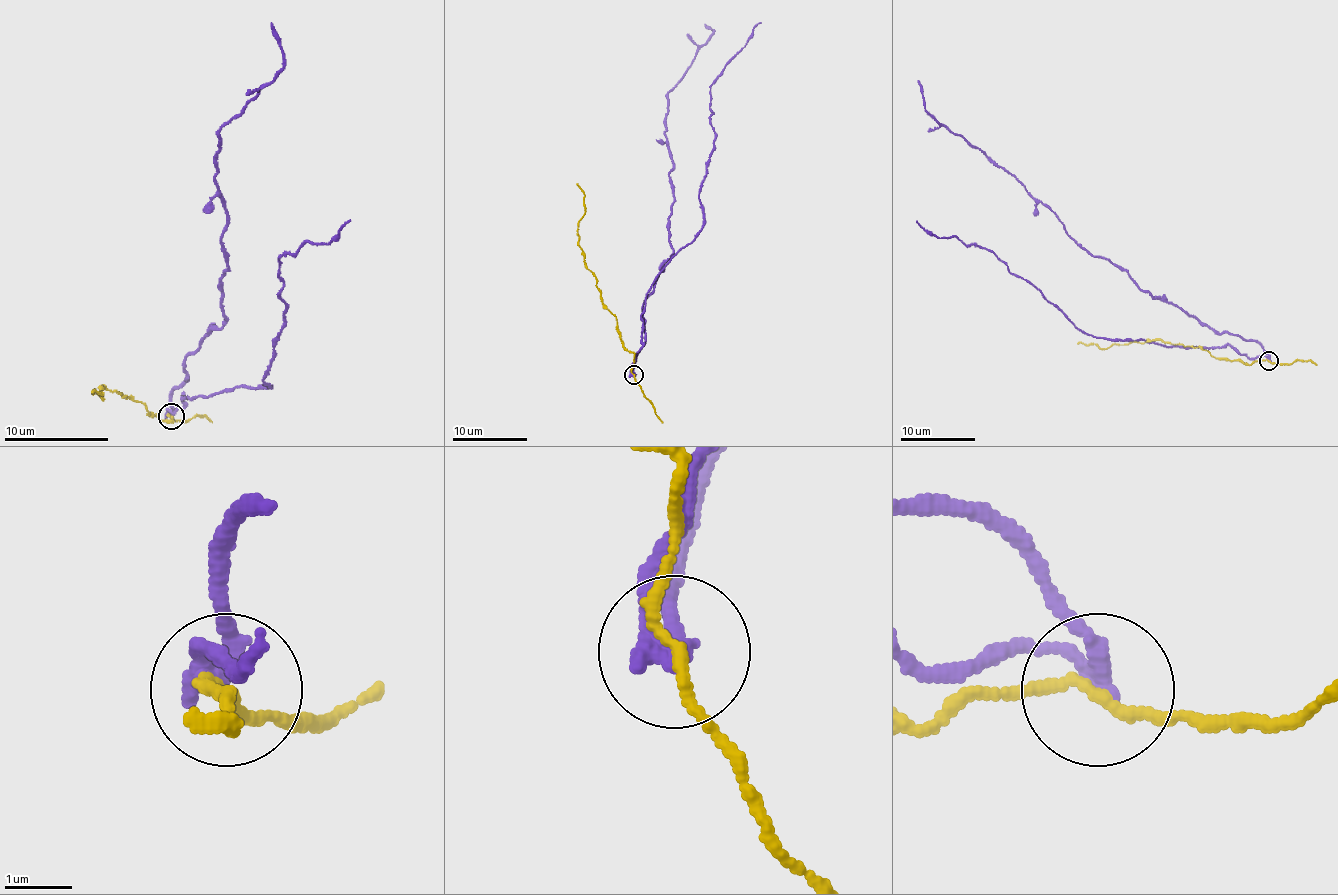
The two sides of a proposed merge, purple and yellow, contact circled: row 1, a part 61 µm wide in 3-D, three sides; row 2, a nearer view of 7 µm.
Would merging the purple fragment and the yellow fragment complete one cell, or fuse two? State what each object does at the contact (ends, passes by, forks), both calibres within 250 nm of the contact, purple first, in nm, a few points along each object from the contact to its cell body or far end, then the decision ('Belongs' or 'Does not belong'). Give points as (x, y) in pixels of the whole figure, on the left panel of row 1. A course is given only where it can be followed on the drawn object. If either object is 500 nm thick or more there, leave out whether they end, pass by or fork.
At the ring purple passes by. At the ring yellow passes by. Thickness 300 nm (purple) against 150 nm. Course of purple: (171, 415), (176, 389), (186, 379), (184, 360), (226, 321), (218, 132), (283, 66), (281, 38), (270, 22). Course of yellow: (171, 415), (171, 421), (150, 413), (131, 397), (105, 386), (92, 392), (102, 400), (102, 394), (92, 389). Does not belong

